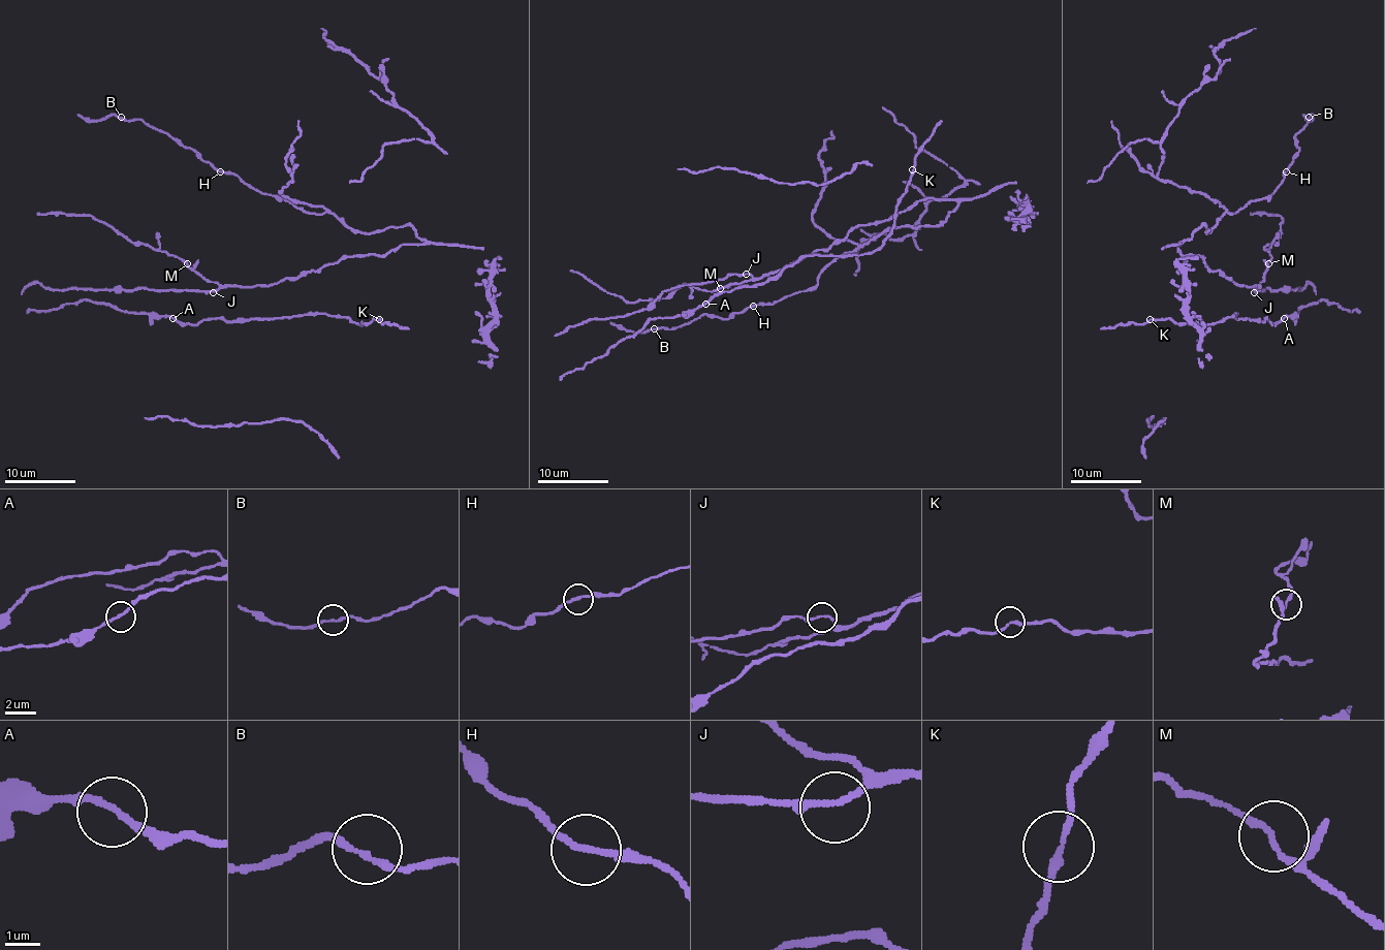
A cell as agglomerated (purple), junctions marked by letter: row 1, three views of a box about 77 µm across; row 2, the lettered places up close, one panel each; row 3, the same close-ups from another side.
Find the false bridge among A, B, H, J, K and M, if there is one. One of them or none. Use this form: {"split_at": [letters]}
{"split_at": []}

